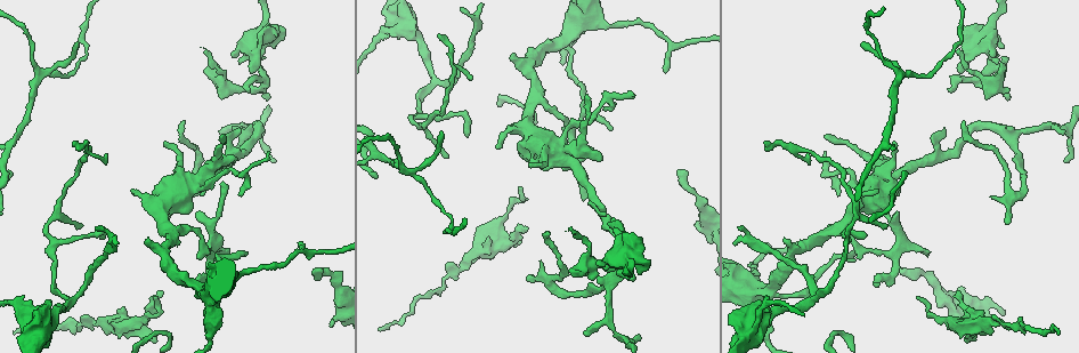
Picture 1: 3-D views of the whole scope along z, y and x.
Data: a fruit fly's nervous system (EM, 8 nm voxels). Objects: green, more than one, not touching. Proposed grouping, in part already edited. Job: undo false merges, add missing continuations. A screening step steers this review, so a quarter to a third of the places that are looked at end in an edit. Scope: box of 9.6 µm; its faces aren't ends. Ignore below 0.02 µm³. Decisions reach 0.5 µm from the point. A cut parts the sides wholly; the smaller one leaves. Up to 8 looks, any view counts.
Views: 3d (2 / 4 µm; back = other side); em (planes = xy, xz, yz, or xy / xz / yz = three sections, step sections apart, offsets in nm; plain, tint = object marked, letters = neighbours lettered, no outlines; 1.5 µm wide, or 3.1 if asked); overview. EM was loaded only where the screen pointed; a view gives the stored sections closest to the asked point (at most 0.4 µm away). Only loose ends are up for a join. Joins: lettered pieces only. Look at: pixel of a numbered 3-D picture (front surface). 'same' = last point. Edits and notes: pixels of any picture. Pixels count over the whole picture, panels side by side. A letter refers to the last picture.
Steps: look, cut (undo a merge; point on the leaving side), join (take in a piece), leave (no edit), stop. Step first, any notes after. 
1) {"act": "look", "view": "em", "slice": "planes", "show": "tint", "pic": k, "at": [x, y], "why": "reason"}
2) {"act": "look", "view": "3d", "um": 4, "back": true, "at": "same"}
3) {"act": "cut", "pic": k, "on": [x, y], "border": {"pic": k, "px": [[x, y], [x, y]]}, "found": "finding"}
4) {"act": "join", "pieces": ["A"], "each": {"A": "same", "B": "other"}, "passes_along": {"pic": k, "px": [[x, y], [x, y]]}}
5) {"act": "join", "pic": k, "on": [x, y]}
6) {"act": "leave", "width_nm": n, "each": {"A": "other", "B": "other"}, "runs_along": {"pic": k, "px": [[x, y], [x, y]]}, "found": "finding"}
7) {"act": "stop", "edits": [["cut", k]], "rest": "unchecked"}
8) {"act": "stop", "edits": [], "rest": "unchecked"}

{"act": "look", "view": "em", "slice": "planes", "show": "letters", "pic": 1, "at": [680, 170], "why": "branch stops here"}

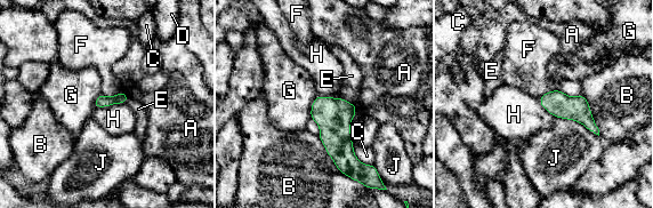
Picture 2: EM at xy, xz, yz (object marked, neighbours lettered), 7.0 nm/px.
{"act": "leave", "each": {"A": "other", "B": "other", "C": "other", "D": "other", "E": "other", "F": "other", "G": "other", "H": "other", "J": "other"}, "border": {"pic": 2, "px": [[125, 103], [113, 103], [95, 109]]}, "found": "no lettered piece goes on from it"}

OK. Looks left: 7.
{"act": "look", "view": "3d", "um": 2, "pic": 1, "at": [486, 245]}

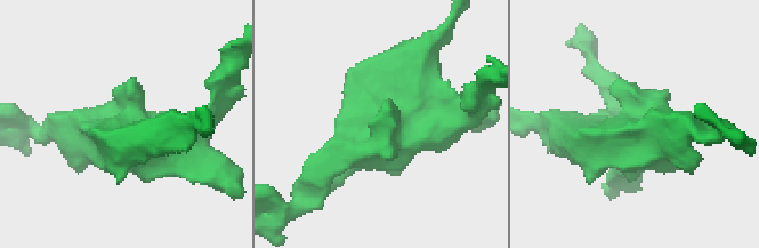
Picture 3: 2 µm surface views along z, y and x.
{"act": "look", "view": "em", "slice": "planes", "show": "letters", "pic": 3, "at": [632, 142], "why": "now the EM"}

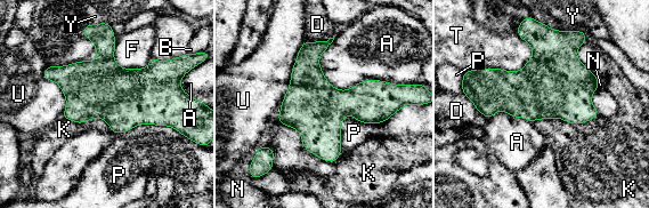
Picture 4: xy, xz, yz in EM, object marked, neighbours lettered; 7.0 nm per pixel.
{"act": "leave", "width_nm": 420, "each": {"A": "other", "B": "other", "D": "other", "F": "other", "K": "other", "N": "other", "P": "other", "T": "other", "U": "other", "Y": "other"}, "border": {"pic": 4, "px": [[114, 40], [121, 66], [148, 65]]}, "found": "one cell here"}

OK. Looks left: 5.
{"act": "look", "view": "3d", "um": 4, "pic": 1, "at": [927, 256], "why": "tapers out"}

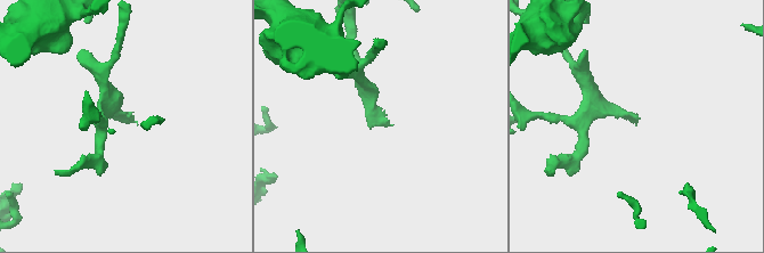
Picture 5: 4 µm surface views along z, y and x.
{"act": "look", "view": "em", "slice": "xy", "step": 8, "show": "letters", "pic": 5, "at": [636, 122]}

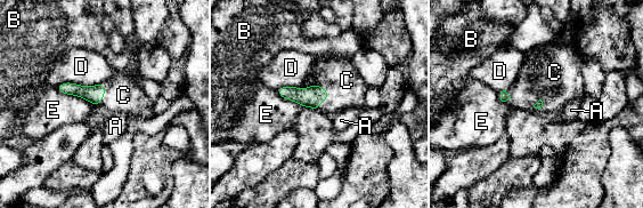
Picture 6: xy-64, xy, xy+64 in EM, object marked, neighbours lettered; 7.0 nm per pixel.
{"act": "look", "view": "em", "slice": "planes", "show": "letters", "at": "same"}

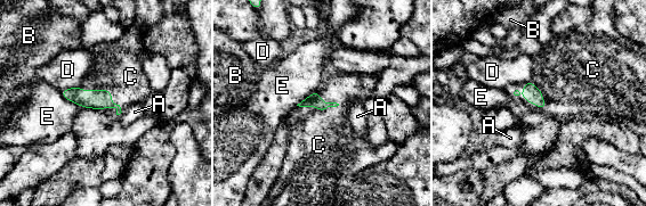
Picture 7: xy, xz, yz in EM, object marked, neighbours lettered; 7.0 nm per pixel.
{"act": "join", "pieces": ["C"], "width_nm": 100, "each": {"A": "other", "B": "other", "C": "same", "D": "other", "E": "other"}, "passes_along": {"pic": 7, "px": [[531, 93], [530, 102], [563, 90]]}, "found": "the cell continues"}

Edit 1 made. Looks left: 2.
{"act": "stop", "edits": [["join", 7]], "rest": "unchecked"}

